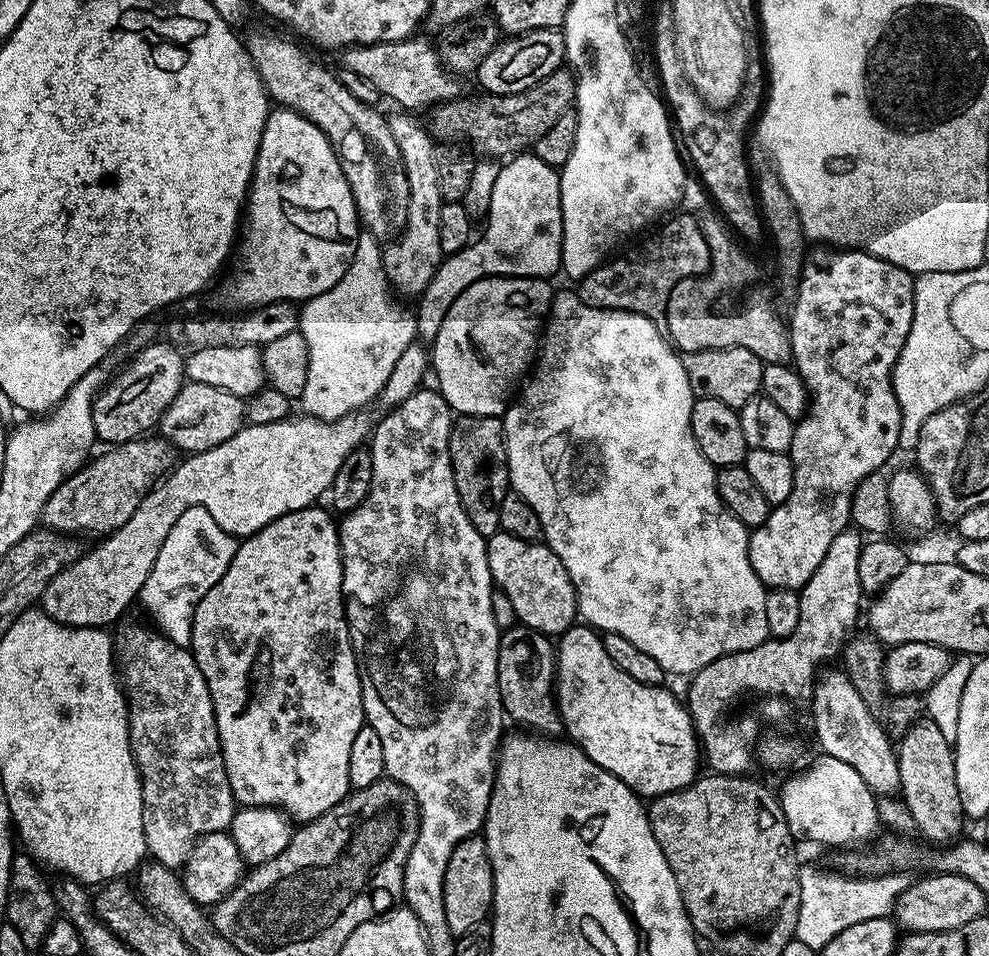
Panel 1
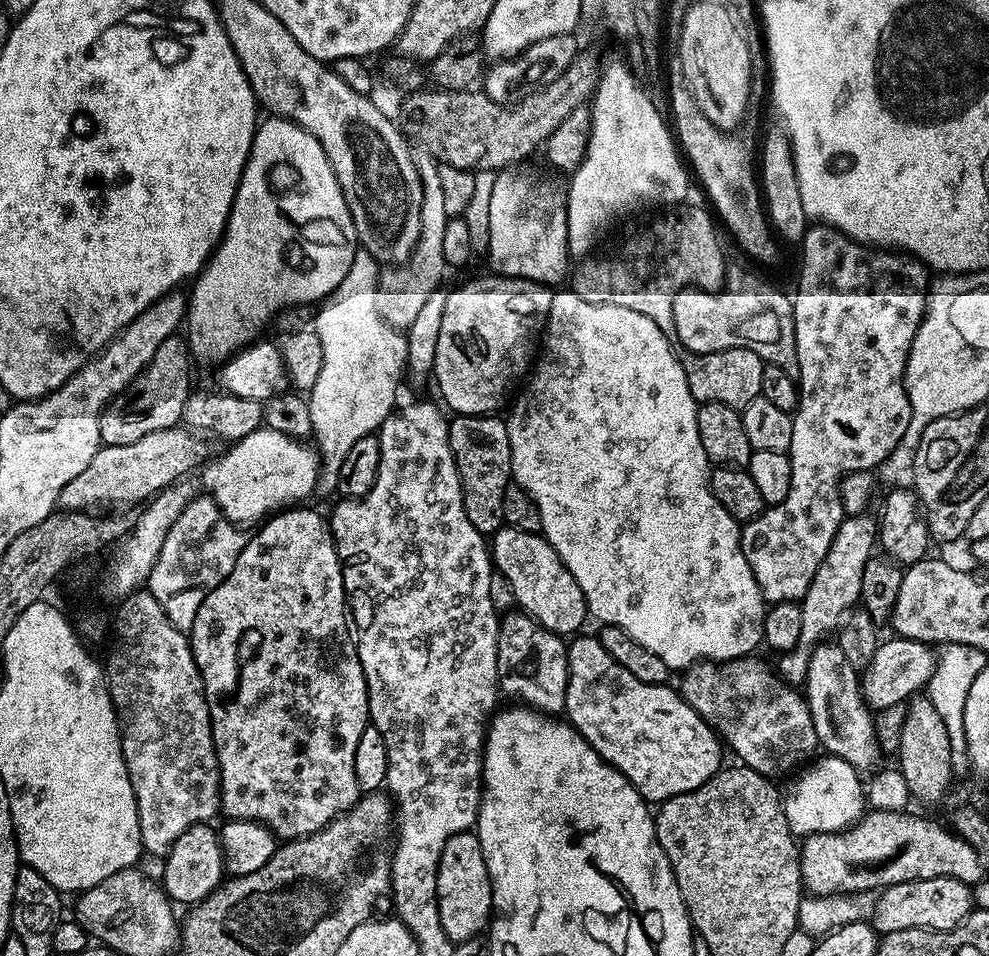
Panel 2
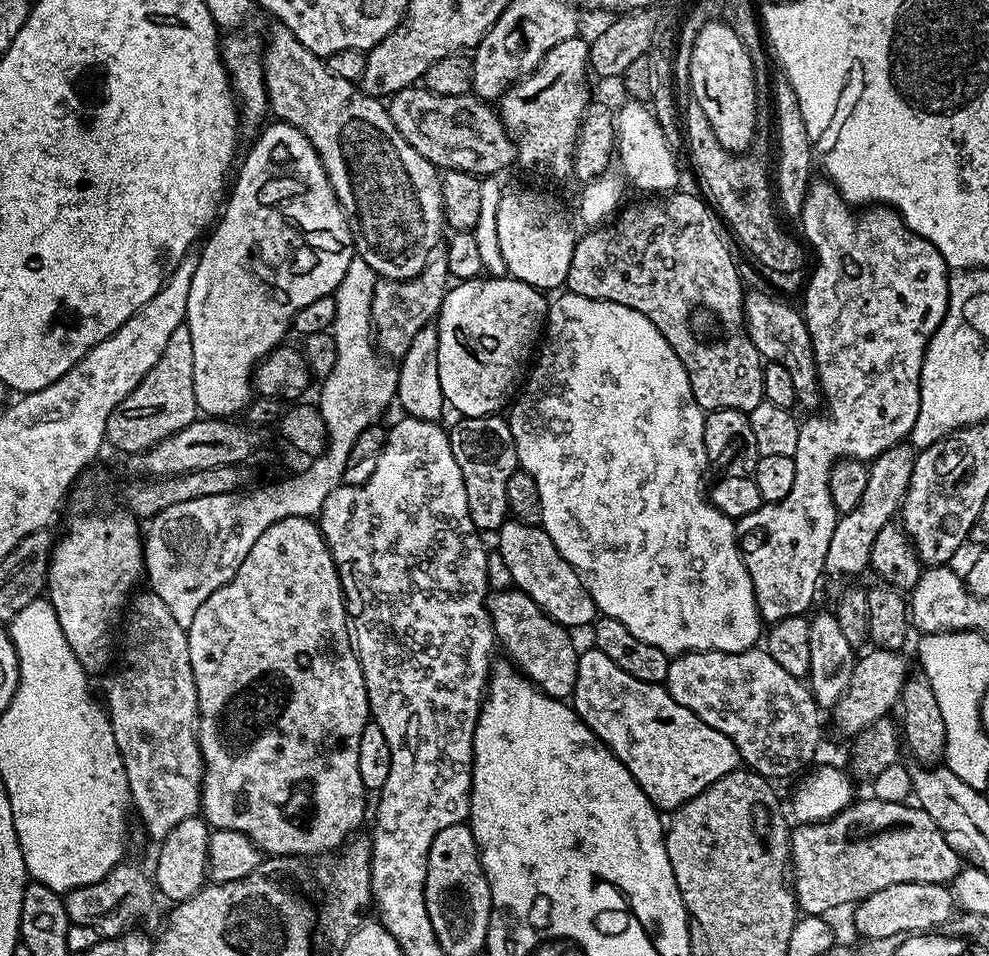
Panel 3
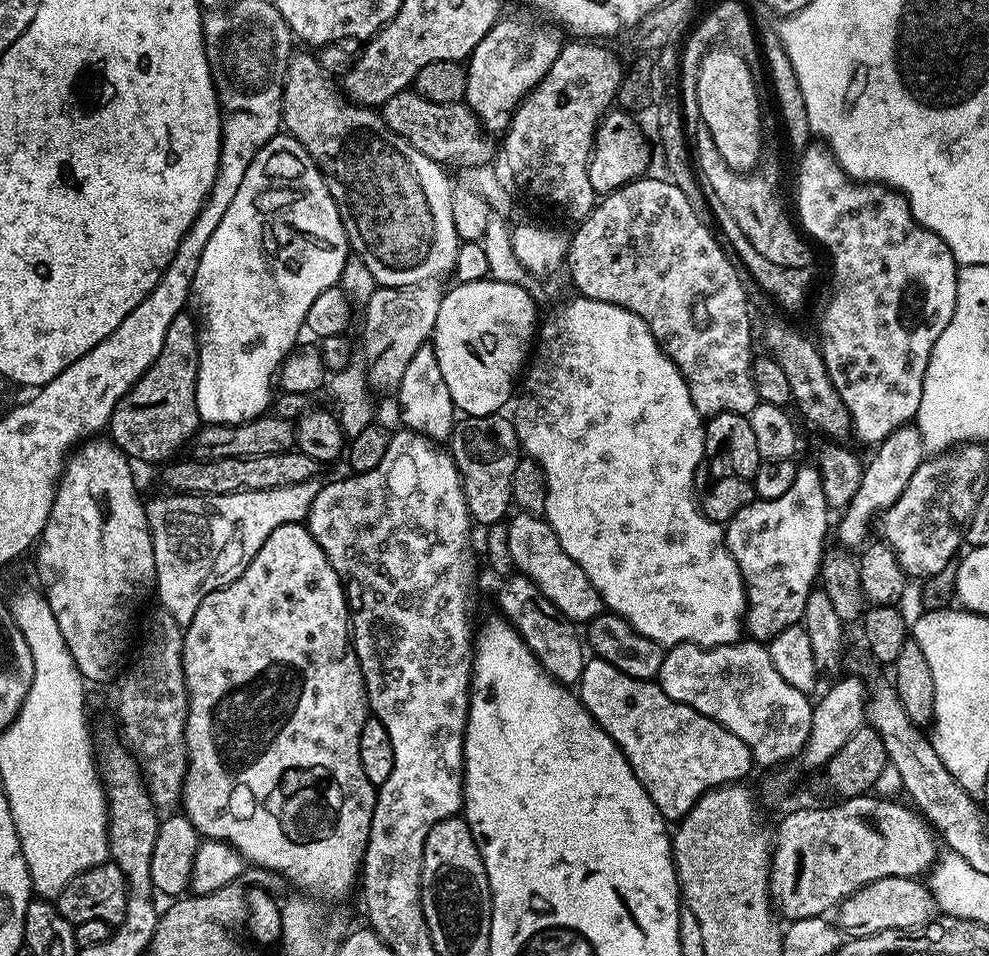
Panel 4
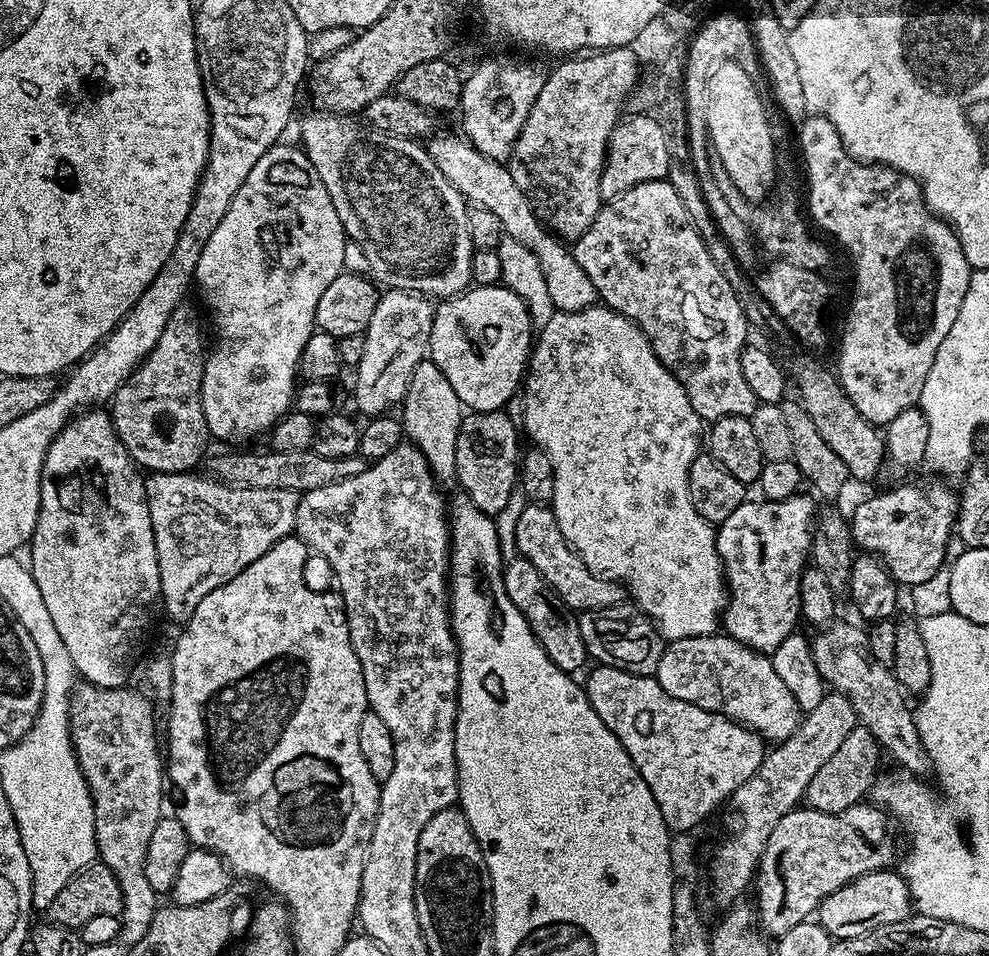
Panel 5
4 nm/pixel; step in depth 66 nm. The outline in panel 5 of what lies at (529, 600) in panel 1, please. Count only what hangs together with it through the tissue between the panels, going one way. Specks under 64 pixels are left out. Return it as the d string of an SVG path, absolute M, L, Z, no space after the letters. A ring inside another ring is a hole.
M528 502L525 510L519 515L517 526L517 550L534 566L538 566L538 574L546 578L546 582L566 602L566 606L577 613L592 612L596 608L612 608L616 604L625 603L626 589L615 580L605 580L595 576L582 562L582 558L564 541L558 522L554 518L551 507L540 502Z

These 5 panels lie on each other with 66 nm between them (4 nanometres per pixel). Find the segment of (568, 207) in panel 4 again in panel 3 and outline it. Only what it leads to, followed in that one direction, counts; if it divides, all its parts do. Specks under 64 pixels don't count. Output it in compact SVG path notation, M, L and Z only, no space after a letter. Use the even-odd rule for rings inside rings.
M579 35L566 38L566 42L558 42L558 46L546 53L540 65L530 75L507 88L498 101L498 115L504 122L508 137L516 144L516 164L528 172L537 172L552 180L564 180L573 175L572 153L576 150L580 124L590 103L588 84L584 81L584 75L589 75L590 72L589 47L589 41L584 41Z

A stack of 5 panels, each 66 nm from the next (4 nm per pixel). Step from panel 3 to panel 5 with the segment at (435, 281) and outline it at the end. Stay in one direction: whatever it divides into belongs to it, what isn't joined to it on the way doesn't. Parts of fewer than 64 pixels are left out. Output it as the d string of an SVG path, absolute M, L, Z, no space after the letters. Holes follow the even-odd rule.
M394 288L384 293L376 301L374 314L370 314L368 328L363 332L362 362L354 369L356 376L356 408L364 418L383 416L393 411L392 407L403 405L404 395L408 392L410 378L414 378L414 370L426 359L426 349L430 342L430 330L434 322L436 309L429 297L418 292L404 292Z

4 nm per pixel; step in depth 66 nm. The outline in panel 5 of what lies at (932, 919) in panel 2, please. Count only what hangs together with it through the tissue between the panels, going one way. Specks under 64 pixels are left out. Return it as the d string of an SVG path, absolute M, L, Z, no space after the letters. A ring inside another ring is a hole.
M881 870L862 874L854 878L854 882L846 882L846 886L834 890L834 894L826 897L819 906L818 923L836 940L849 940L858 938L858 934L866 934L878 926L907 920L913 908L908 883L899 871Z

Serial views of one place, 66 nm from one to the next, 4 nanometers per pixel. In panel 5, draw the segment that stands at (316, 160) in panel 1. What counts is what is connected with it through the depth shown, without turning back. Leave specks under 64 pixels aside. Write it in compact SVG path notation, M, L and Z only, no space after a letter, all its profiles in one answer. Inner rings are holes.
M277 142L258 162L254 162L254 170L246 174L246 182L234 194L234 202L230 202L230 210L226 210L226 218L218 222L218 230L210 234L210 242L202 249L202 258L198 258L195 283L204 291L204 300L212 311L212 324L216 327L216 345L211 345L204 362L202 374L202 410L206 414L206 426L213 437L220 440L236 440L239 436L256 436L259 432L267 433L282 417L287 416L294 404L298 387L298 365L302 358L302 350L316 328L316 307L318 298L326 291L326 286L334 282L341 272L345 271L344 249L346 237L344 227L338 218L338 210L330 202L330 194L326 194L326 186L318 178L318 170L308 161L308 156L299 147L291 148L285 142Z

